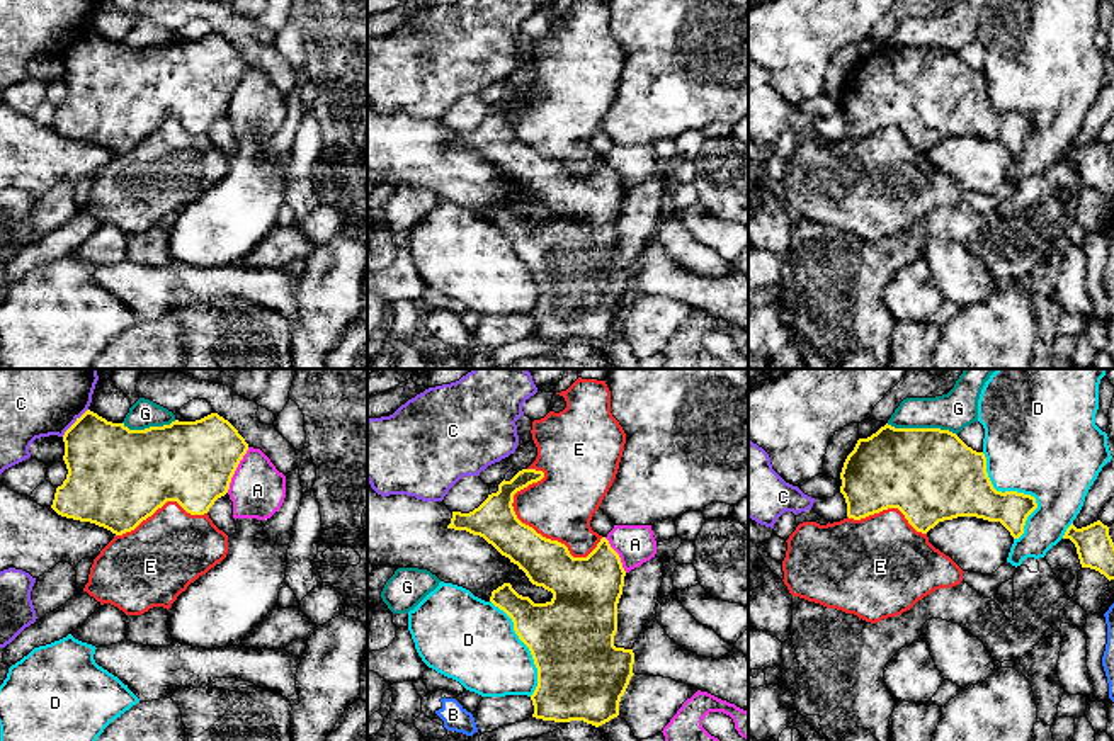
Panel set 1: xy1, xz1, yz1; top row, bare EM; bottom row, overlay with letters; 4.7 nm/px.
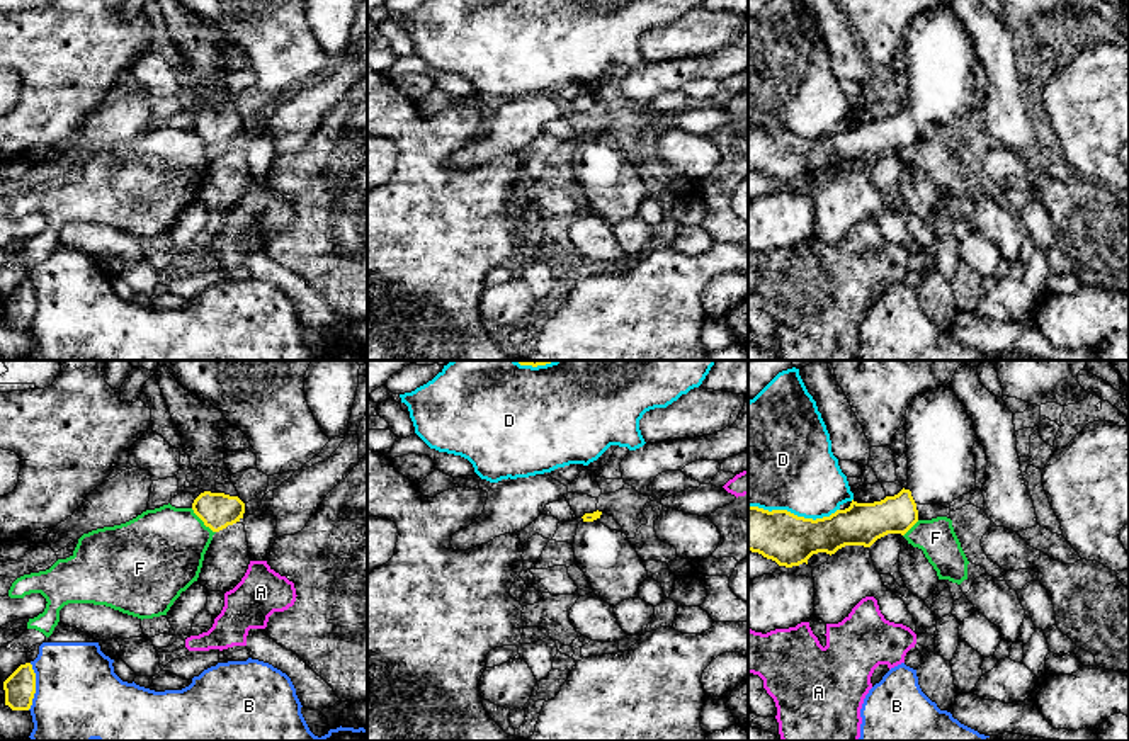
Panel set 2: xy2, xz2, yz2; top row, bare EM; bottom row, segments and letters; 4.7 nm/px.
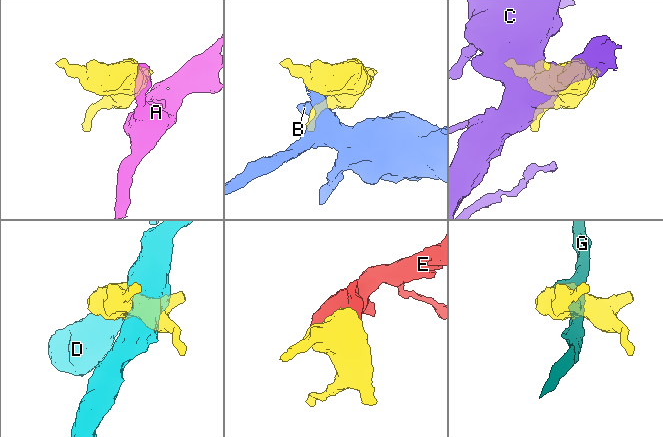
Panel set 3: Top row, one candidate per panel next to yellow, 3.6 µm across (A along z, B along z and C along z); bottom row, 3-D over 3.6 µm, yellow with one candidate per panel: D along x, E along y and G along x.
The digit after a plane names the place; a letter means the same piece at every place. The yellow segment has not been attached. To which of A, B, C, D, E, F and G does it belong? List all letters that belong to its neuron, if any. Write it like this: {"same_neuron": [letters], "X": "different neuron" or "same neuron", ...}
{"same_neuron": [], "A": "different neuron", "B": "different neuron", "C": "different neuron", "D": "different neuron", "E": "different neuron", "F": "different neuron", "G": "different neuron"}

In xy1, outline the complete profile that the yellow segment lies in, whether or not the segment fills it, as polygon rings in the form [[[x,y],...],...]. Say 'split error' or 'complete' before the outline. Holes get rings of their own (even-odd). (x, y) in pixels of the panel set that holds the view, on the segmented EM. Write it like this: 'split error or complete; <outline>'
complete; [[[87,410],[65,432],[68,474],[51,508],[116,535],[134,530],[167,501],[204,515],[230,489],[248,450],[218,413],[196,421],[129,430]]]

